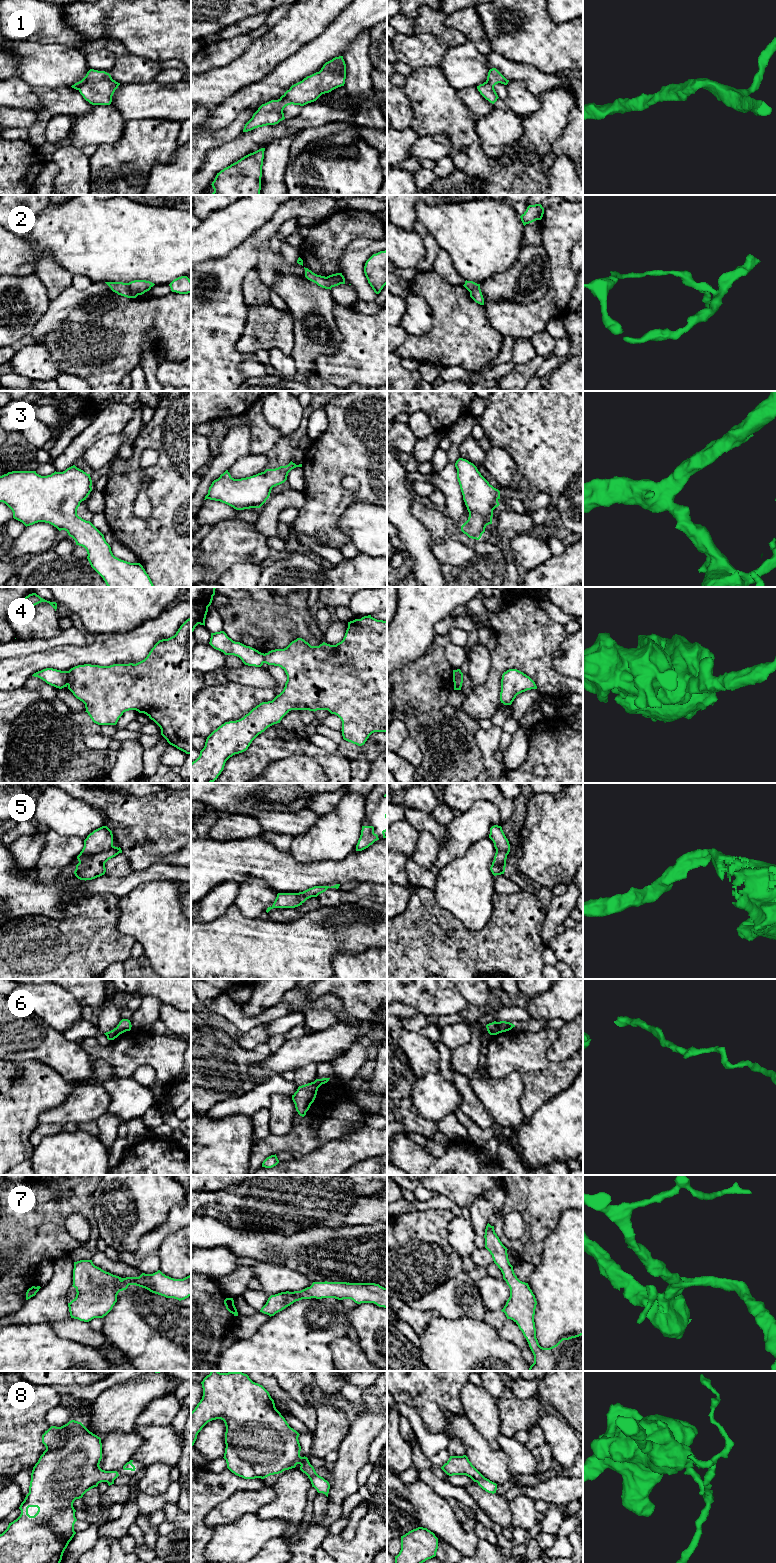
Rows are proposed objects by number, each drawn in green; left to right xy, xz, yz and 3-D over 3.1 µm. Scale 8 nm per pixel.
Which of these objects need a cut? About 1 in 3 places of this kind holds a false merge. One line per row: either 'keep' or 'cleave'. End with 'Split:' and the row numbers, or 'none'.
1: keep
2: cleave
3: keep
4: cleave
5: keep
6: cleave
7: keep
8: cleave
Split: 2, 4, 6, 8

